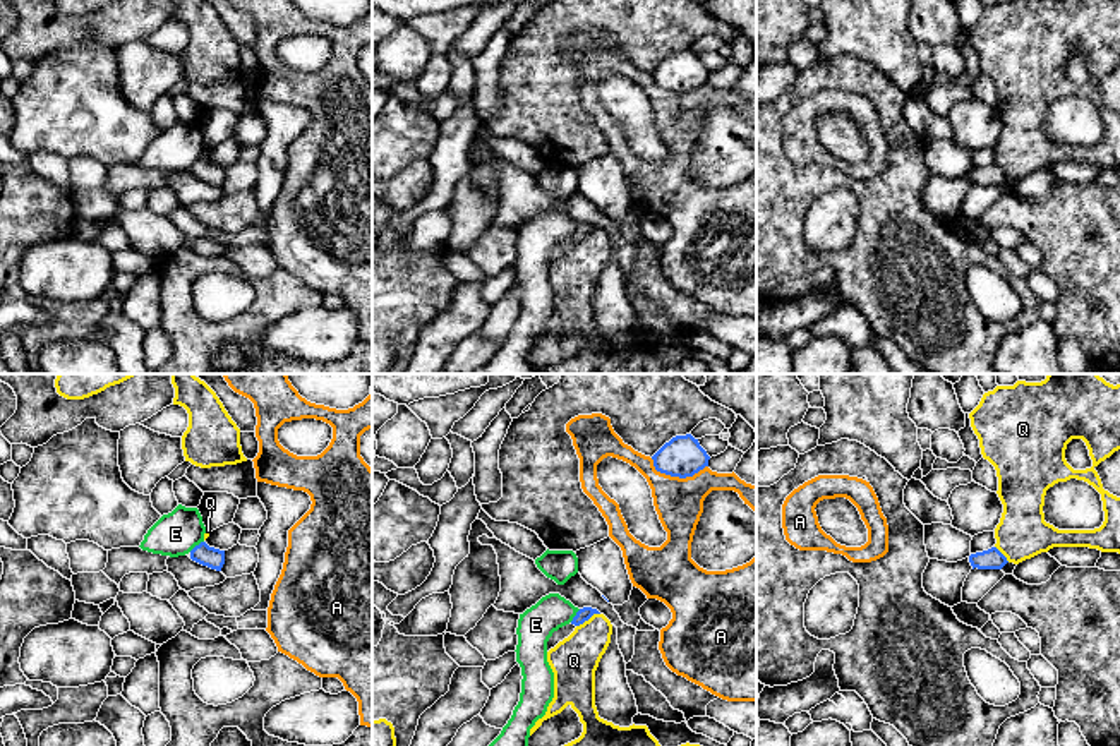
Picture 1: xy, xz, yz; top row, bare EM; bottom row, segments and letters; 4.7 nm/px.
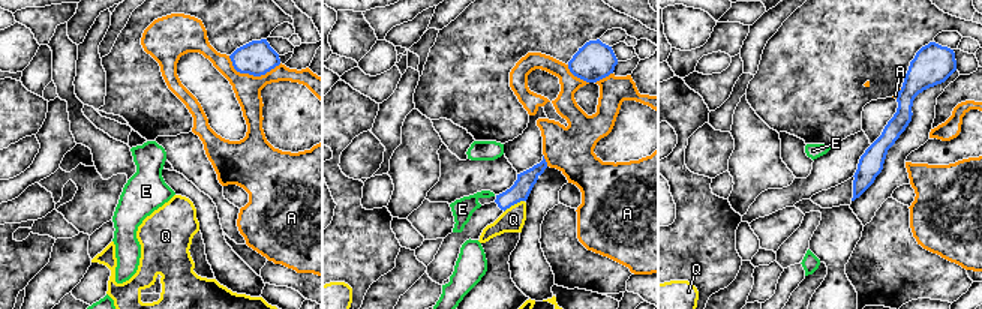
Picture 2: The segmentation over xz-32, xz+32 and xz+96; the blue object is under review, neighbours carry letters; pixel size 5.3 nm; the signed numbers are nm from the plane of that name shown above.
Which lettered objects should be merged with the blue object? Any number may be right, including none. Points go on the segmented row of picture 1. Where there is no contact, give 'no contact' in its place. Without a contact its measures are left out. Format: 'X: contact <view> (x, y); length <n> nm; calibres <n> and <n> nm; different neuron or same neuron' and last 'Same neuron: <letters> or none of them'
A: contact xz (676, 475); length 280 nm; calibres 190 and 220 nm; different neuron
E: contact xy (196, 546); length 90 nm; calibres 100 and 200 nm; different neuron
Q: contact xz (587, 619); length 130 nm; calibres 70 and 220 nm; different neuron
Same neuron: none of them

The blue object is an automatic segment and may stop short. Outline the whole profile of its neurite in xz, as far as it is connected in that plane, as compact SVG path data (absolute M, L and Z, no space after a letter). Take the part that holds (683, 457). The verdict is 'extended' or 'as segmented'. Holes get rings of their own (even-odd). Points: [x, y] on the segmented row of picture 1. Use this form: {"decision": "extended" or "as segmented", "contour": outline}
{"decision": "as segmented", "contour": "M691 434L676 436L665 442L653 456L657 472L671 477L693 477L708 466L710 456Z"}

